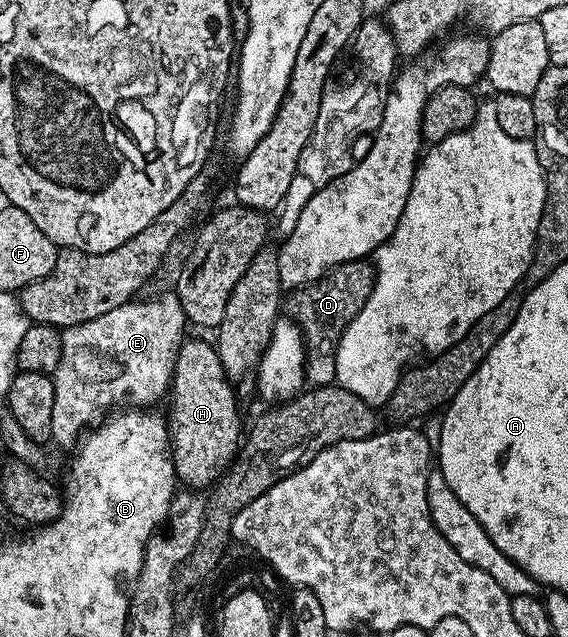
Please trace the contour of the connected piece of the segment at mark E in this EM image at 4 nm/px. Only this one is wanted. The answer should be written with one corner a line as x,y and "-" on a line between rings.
176,293
137,302
124,303
111,309
111,313
103,313
103,317
61,331
61,356
52,374
55,385
52,442
67,446
73,439
73,431
88,428
104,407
114,406
113,399
117,405
124,404
121,403
124,399
134,399
137,405
153,405
164,391
166,394
170,390
173,360
187,335
183,305

